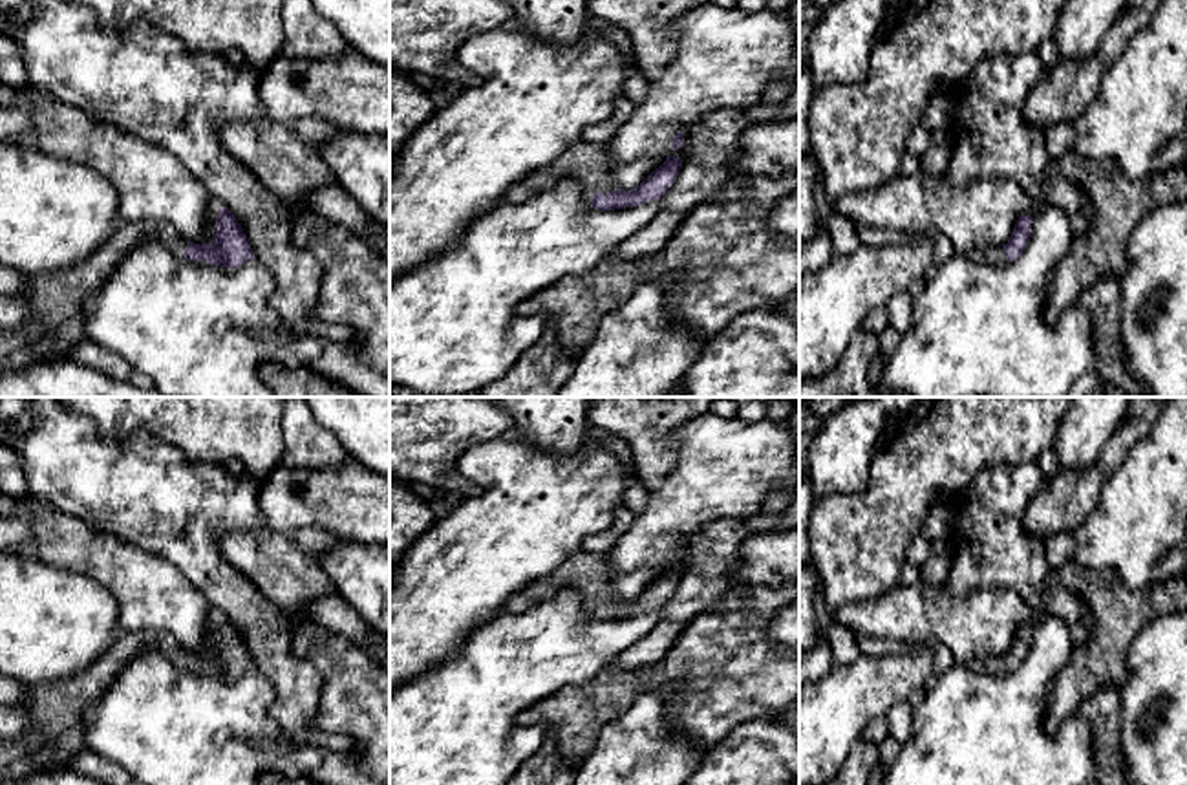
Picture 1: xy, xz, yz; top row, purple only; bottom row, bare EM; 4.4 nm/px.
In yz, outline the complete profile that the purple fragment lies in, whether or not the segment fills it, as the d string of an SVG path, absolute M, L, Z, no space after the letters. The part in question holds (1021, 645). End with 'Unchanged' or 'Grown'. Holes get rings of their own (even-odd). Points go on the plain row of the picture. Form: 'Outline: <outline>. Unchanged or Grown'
Outline: M1021 626L1004 657L973 659L966 666L969 666L977 673L986 675L1004 675L1006 672L1015 672L1032 648L1032 631L1032 626Z. Grown

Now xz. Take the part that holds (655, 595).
Outline: M578 551L567 556L547 576L541 576L525 586L519 593L514 593L505 606L496 611L496 615L525 613L543 600L556 597L563 589L576 589L594 602L591 615L598 620L636 617L662 608L675 593L680 578L682 571L669 565L635 600L622 600L613 591L611 575L600 554Z. Grown

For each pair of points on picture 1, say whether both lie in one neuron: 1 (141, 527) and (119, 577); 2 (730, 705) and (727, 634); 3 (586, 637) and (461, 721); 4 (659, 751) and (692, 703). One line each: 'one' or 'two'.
1: two
2: one
3: one
4: two

